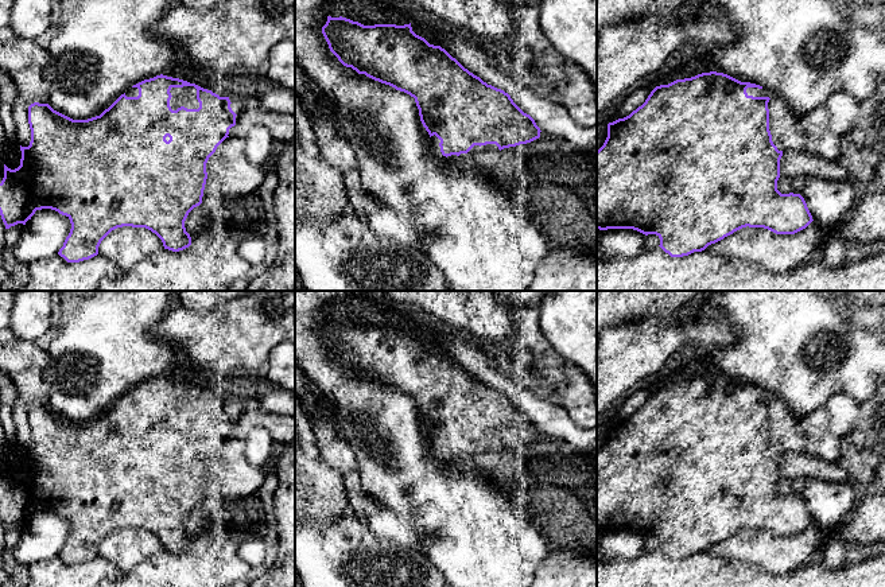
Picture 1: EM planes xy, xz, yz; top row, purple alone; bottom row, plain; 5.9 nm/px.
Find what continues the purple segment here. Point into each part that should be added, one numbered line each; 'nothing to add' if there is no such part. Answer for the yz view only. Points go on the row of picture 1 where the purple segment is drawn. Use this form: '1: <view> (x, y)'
1: yz (787, 133)

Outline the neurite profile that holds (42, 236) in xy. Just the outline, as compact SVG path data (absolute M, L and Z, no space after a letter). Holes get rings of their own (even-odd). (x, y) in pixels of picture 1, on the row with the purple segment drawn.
M51 209L36 210L20 232L12 253L24 265L58 254L69 236L69 217Z

